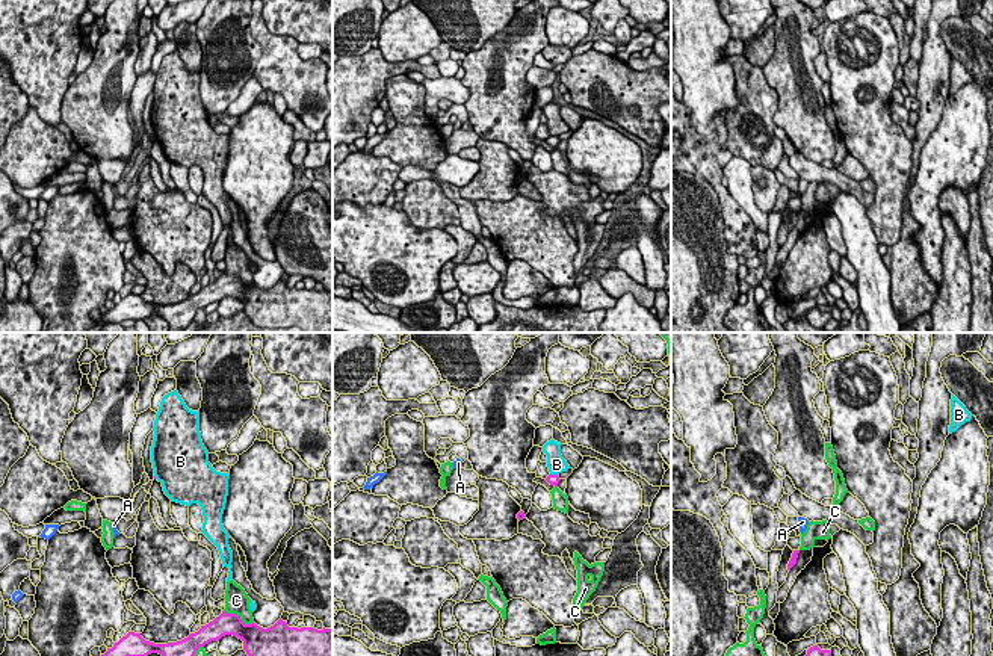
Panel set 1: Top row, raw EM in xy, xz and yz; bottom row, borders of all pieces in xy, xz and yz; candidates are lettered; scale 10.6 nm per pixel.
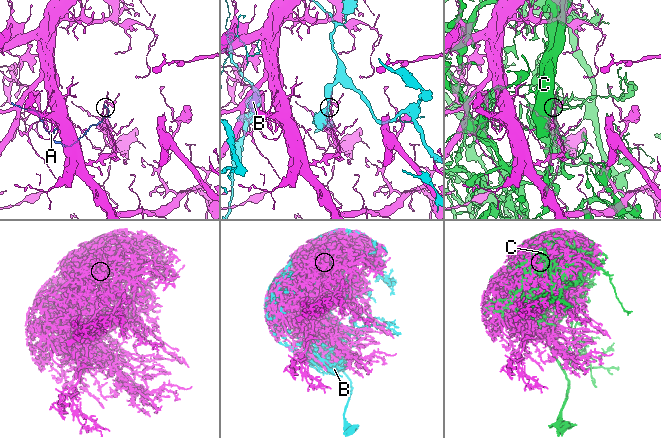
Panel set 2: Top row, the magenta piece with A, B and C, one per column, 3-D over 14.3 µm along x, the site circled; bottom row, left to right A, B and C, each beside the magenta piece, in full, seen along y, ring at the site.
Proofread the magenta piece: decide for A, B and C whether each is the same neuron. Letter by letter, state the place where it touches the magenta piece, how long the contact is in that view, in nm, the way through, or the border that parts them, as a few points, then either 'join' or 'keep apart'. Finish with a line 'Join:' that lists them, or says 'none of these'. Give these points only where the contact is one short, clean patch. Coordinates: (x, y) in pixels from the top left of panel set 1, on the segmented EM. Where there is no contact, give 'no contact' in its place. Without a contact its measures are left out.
A: contact xz (452, 466); length 70 nm; keep apart
B: contact xz (553, 475); length 80 nm; keep apart
C: contact xy (239, 617); length 360 nm; keep apart
Join: none of these

